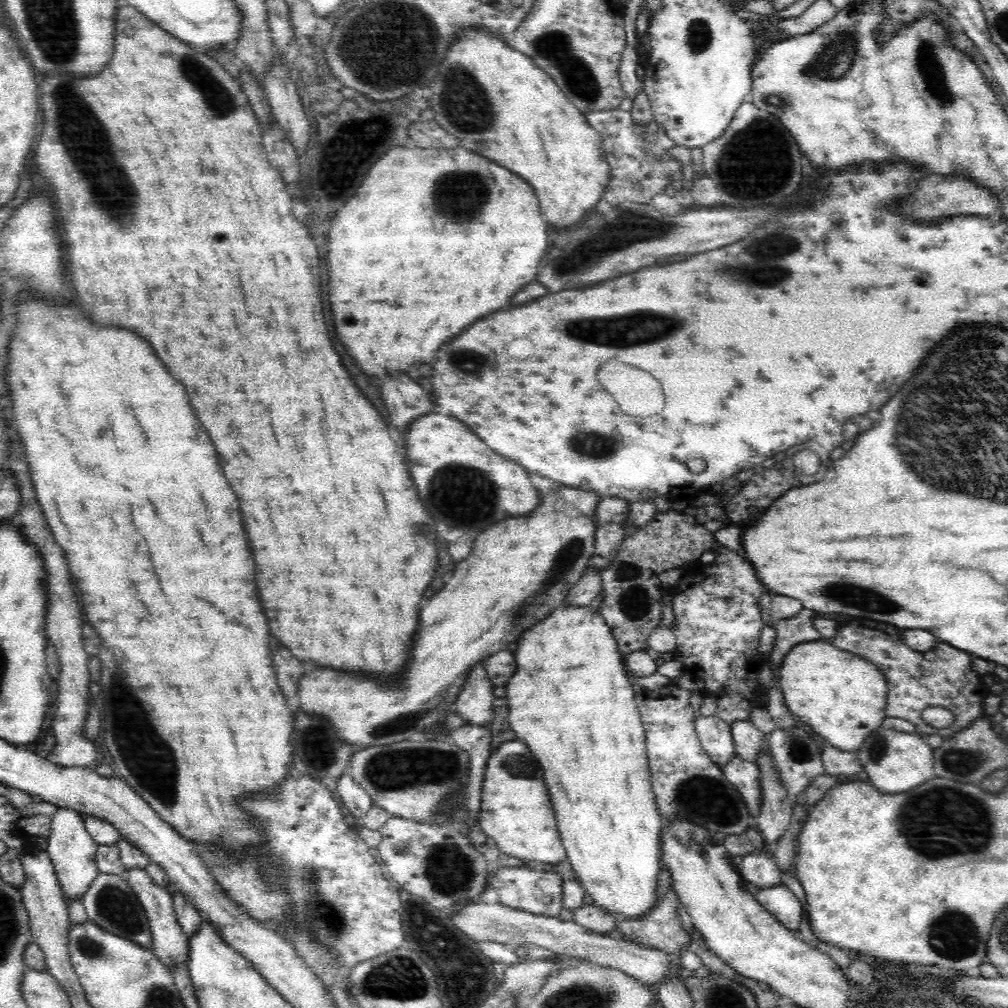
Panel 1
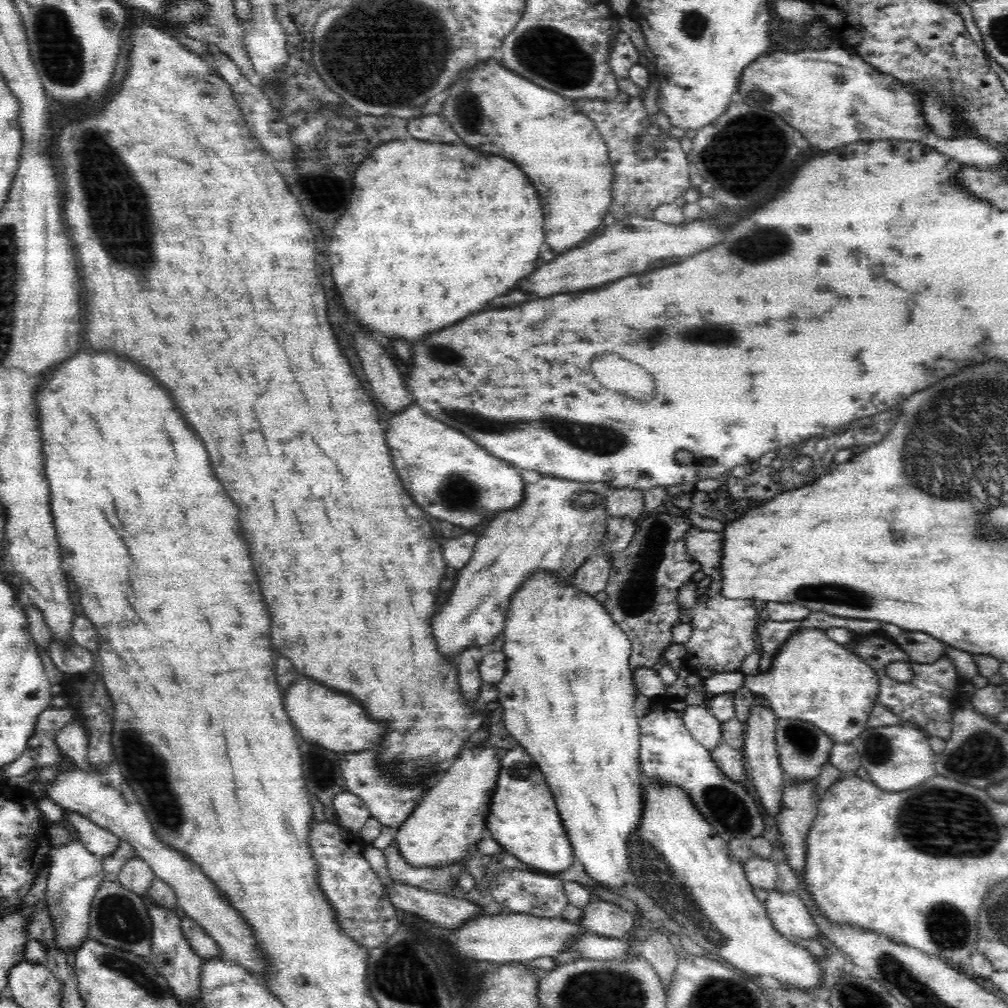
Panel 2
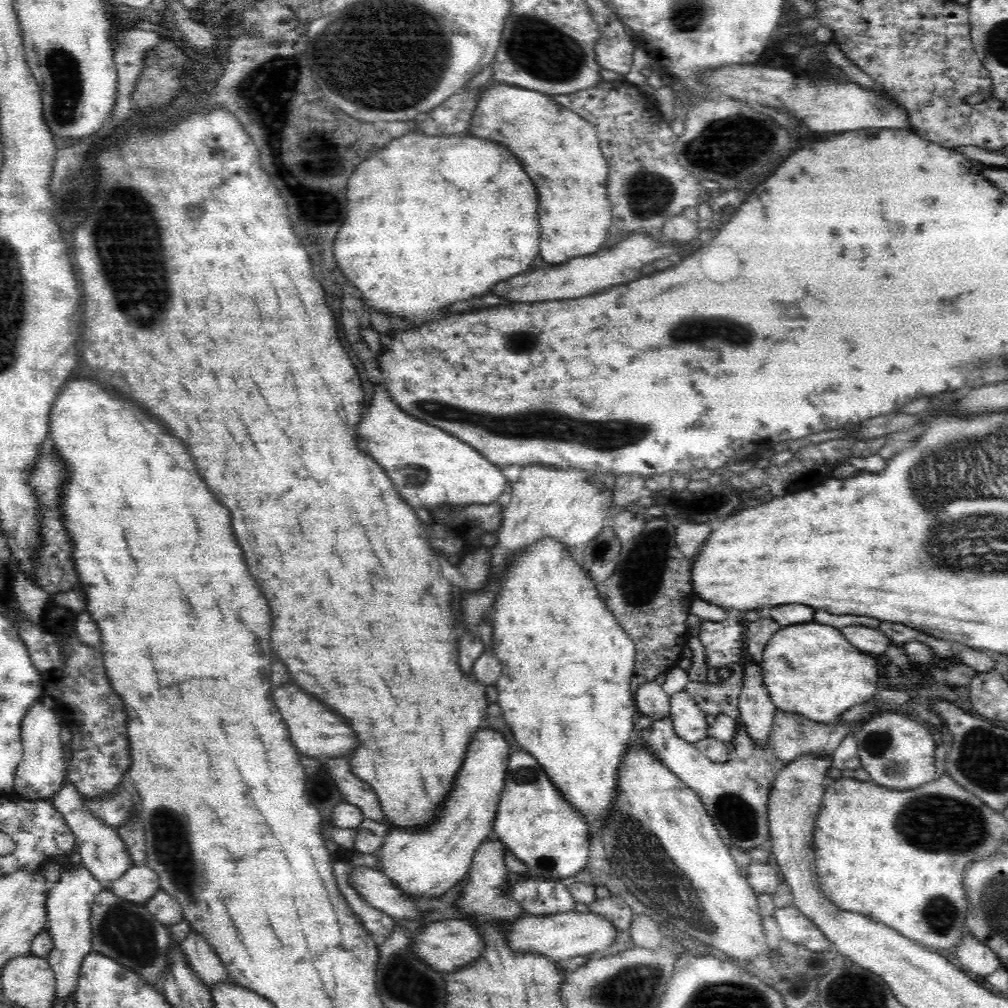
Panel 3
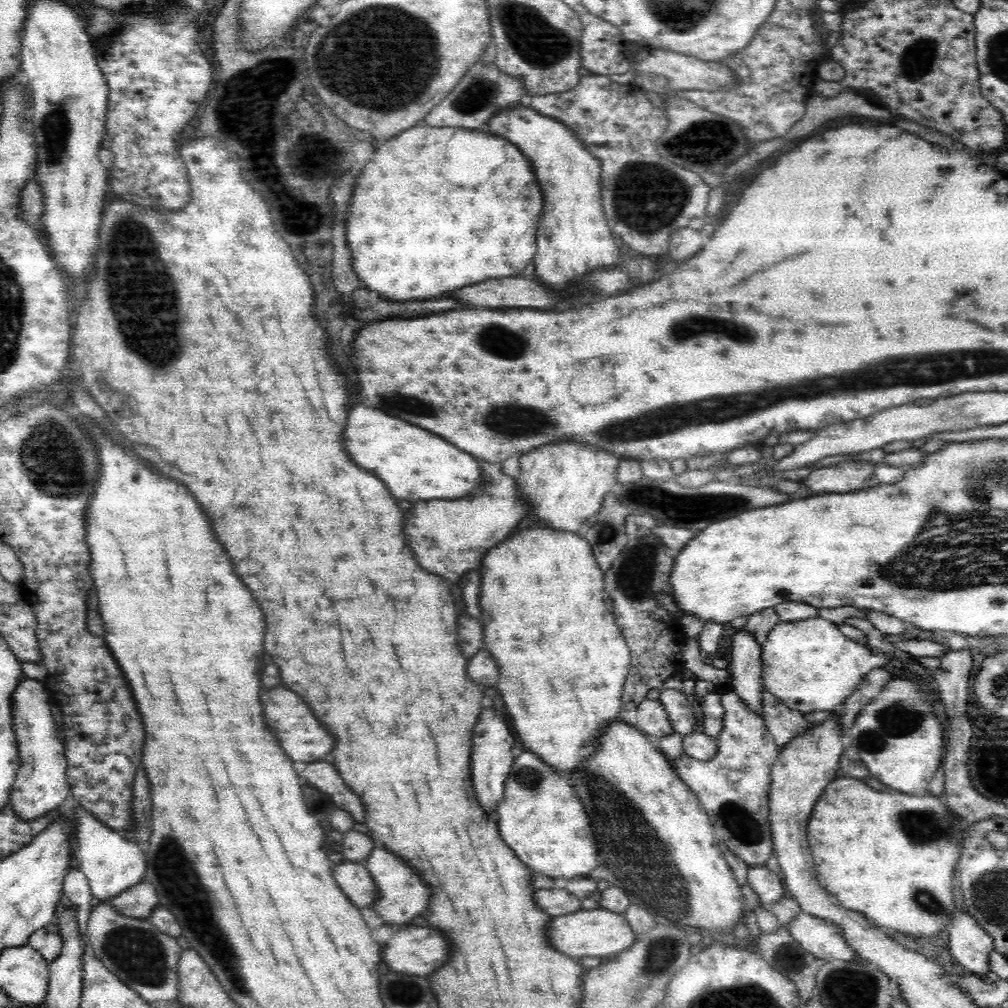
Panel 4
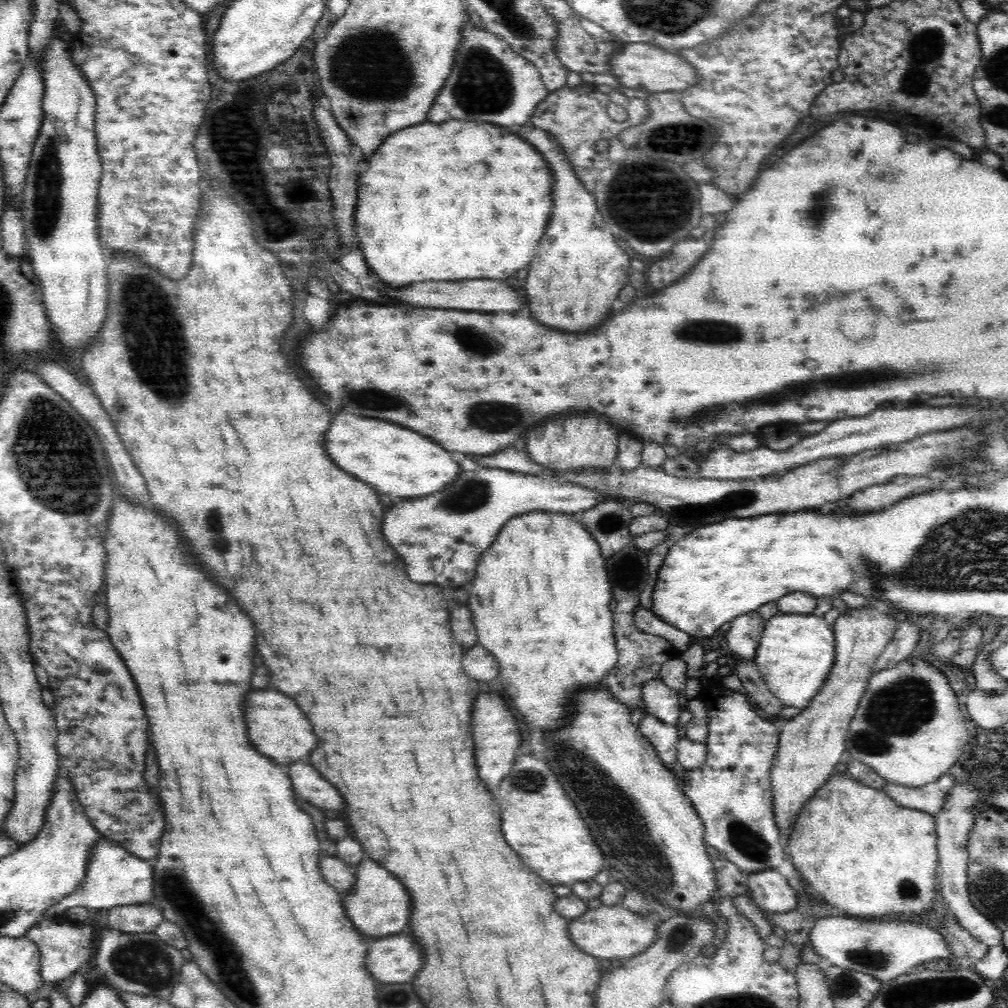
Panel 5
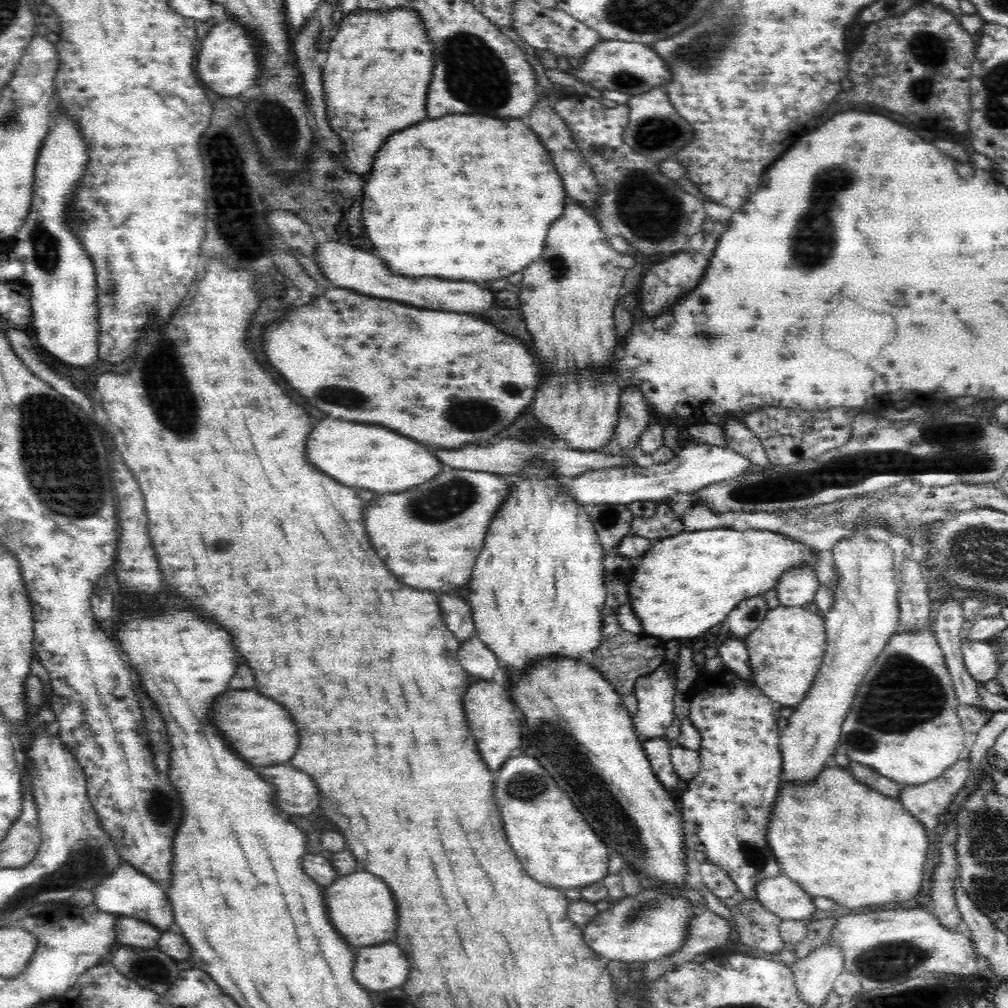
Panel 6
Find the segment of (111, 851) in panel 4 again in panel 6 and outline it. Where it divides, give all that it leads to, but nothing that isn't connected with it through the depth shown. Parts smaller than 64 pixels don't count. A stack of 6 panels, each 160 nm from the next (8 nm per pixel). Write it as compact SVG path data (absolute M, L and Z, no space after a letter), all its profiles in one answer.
M123 862L111 876L106 880L102 880L102 884L98 884L92 889L94 902L100 910L106 913L115 913L119 916L134 917L136 920L146 921L153 928L160 929L160 932L168 932L168 930L178 930L175 928L174 911L171 902L168 901L165 887L163 884L157 884L154 880L149 880L144 873L137 872L132 865Z

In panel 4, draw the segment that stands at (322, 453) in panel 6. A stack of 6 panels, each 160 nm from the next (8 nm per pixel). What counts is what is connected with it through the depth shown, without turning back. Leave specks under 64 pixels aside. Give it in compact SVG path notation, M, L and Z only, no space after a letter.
M356 406L350 412L344 438L352 460L366 470L374 470L372 474L384 480L396 498L420 501L460 498L479 485L483 474L479 459L471 454L444 442L444 438L436 438L436 434L426 429L406 424L405 420L389 416L382 410L372 410L370 406Z

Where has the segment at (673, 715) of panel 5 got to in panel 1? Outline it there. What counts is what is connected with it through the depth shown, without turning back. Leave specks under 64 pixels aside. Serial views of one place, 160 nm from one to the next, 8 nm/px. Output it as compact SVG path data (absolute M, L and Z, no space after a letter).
M696 712L693 724L704 752L716 765L724 768L724 764L736 756L730 724L716 714L705 717L699 712Z

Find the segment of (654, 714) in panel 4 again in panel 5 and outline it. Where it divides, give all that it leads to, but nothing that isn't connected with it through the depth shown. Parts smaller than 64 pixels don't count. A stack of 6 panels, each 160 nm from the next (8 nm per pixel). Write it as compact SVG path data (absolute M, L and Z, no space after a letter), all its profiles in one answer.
M643 713L635 716L635 721L641 733L656 750L662 765L672 764L677 760L677 744L681 738L679 729L675 725L661 724L660 720L645 716Z

